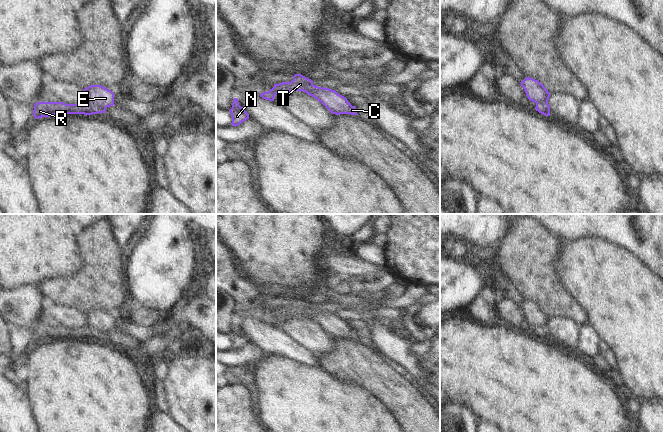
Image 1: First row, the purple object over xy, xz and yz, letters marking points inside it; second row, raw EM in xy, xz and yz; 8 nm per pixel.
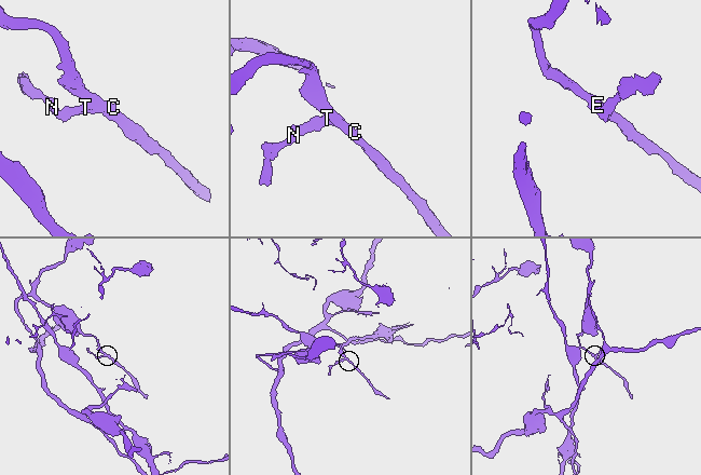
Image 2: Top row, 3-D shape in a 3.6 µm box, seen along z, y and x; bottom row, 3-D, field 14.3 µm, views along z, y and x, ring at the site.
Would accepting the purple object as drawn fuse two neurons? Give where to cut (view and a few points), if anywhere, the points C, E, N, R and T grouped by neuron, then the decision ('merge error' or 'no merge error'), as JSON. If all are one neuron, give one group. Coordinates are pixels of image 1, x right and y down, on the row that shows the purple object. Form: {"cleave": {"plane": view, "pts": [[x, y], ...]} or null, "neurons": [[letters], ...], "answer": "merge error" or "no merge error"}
{"cleave": {"plane": "xy", "pts": [[87, 101], [93, 104], [100, 112]]}, "neurons": [["C", "E"], ["N", "R", "T"]], "answer": "merge error"}

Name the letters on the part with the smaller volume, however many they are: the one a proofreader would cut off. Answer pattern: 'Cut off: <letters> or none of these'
Cut off: N, R, T

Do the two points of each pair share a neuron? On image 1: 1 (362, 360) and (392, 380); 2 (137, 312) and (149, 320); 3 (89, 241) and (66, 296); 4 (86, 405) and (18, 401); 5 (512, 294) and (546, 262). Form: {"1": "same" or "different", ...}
{"1": "same", "2": "same", "3": "same", "4": "different", "5": "different"}

